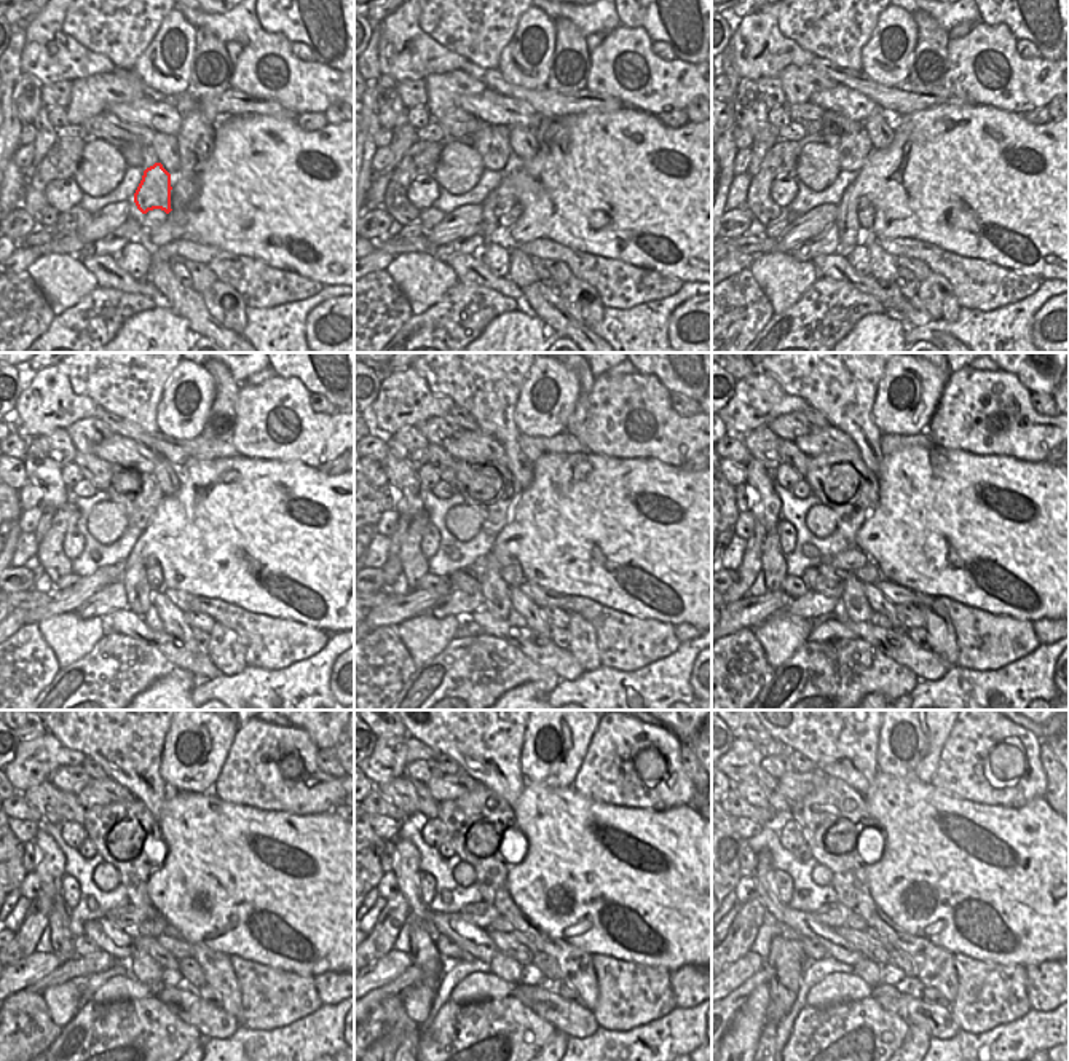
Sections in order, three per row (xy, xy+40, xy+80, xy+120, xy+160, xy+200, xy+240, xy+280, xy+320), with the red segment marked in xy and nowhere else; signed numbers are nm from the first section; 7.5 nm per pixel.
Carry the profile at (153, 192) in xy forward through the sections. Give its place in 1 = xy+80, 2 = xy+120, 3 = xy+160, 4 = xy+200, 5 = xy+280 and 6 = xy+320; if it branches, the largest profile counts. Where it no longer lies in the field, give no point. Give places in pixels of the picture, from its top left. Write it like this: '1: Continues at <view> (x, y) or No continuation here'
1: Continues at xy+80 (863, 205)
2: Continues at xy+120 (152, 560)
3: Continues at xy+160 (490, 560)
4: Continues at xy+200 (851, 559)
5: Continues at xy+280 (482, 915)
6: Continues at xy+320 (835, 915)

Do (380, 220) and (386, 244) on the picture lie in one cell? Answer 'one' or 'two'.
two

